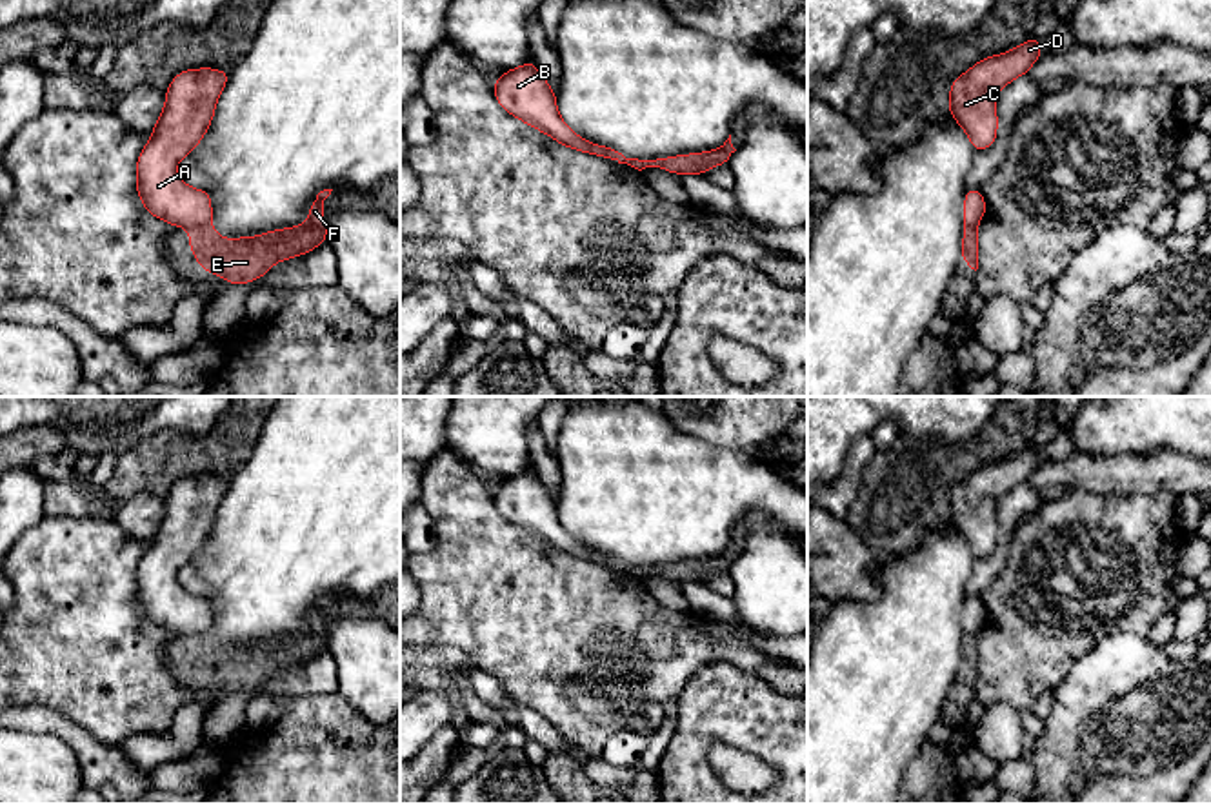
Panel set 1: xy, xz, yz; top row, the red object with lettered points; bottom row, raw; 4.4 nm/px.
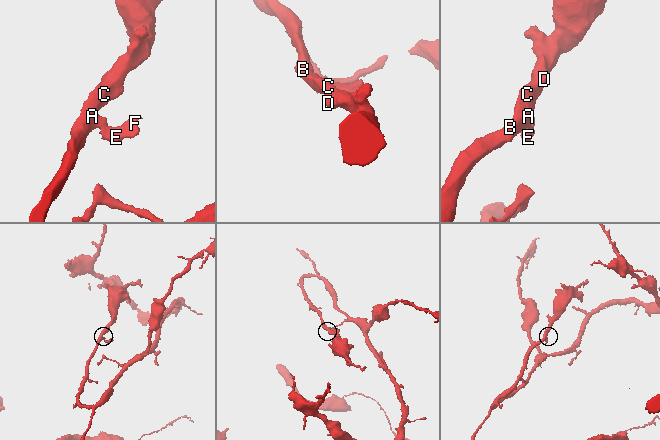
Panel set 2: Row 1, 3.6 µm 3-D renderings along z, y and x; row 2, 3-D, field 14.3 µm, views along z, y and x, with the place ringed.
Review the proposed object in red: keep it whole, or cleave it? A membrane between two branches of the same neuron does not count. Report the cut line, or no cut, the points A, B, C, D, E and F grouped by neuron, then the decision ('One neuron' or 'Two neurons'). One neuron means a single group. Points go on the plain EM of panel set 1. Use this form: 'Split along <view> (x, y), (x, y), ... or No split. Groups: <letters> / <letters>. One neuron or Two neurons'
Split along xy (210, 628), (188, 635). Groups: A B C D / E F. Two neurons

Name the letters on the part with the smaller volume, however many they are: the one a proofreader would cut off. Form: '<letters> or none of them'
E, F

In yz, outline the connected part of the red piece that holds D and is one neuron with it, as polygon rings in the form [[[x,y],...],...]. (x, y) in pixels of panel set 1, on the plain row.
[[[1033,442],[1006,460],[978,467],[951,489],[949,524],[966,538],[975,558],[987,558],[996,548],[998,498],[1027,482],[1042,460],[1042,449]]]

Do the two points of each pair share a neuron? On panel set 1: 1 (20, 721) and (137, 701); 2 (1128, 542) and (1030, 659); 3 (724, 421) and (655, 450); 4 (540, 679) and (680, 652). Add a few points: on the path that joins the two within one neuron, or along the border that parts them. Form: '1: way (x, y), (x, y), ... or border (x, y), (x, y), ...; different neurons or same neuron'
1: border (19, 704), (53, 708), (71, 717), (95, 737); different neurons
2: way (1099, 572), (1040, 630); same neuron
3: border (662, 415), (680, 432), (711, 444), (731, 446); different neurons
4: way (575, 652), (646, 652); same neuron

